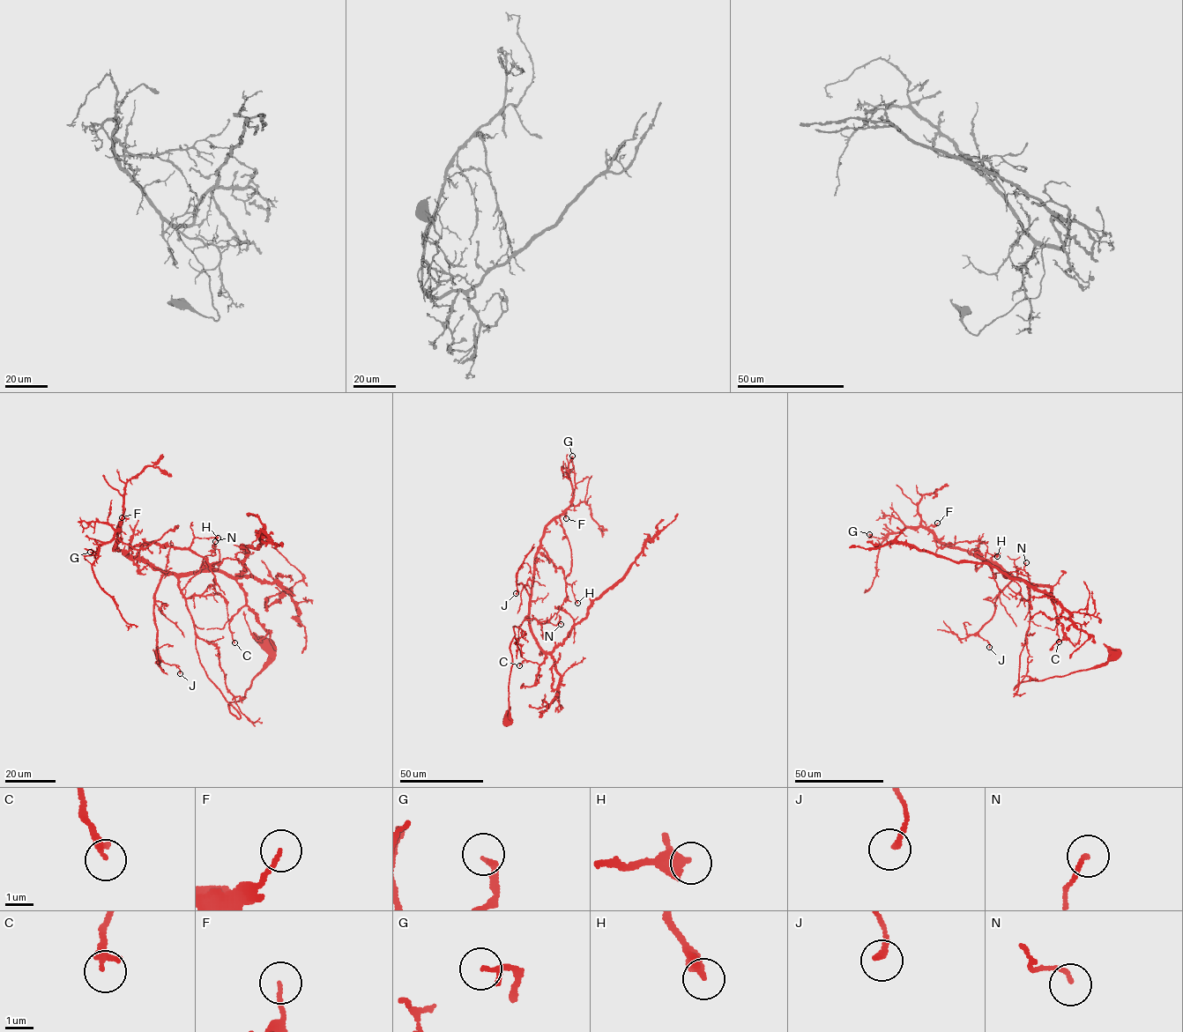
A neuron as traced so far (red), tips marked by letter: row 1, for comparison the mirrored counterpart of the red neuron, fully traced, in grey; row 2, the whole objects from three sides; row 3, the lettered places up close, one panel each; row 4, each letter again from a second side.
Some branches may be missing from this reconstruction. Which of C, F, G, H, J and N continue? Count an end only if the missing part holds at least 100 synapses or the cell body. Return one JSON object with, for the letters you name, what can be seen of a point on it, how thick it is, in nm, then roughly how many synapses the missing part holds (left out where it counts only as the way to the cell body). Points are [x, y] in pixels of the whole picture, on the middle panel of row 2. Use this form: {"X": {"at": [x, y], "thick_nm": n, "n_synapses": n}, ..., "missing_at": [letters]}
{"missing_at": []}

